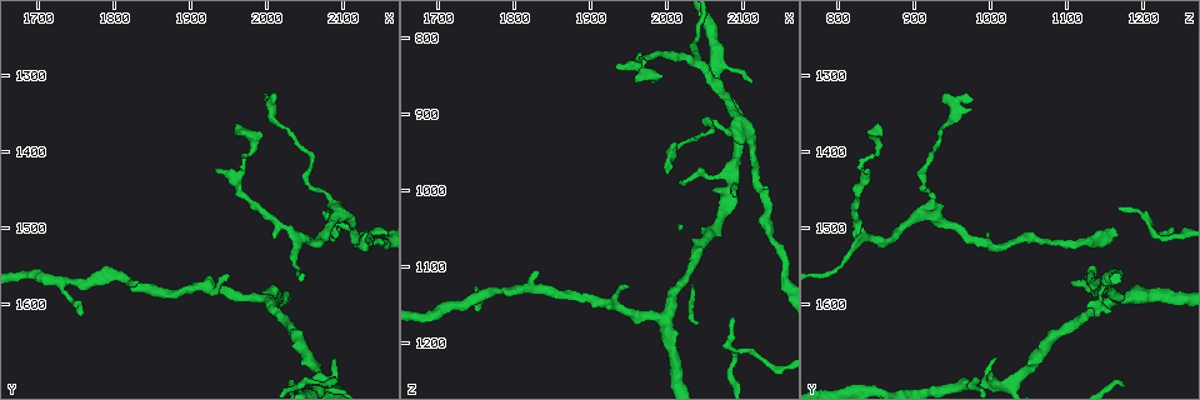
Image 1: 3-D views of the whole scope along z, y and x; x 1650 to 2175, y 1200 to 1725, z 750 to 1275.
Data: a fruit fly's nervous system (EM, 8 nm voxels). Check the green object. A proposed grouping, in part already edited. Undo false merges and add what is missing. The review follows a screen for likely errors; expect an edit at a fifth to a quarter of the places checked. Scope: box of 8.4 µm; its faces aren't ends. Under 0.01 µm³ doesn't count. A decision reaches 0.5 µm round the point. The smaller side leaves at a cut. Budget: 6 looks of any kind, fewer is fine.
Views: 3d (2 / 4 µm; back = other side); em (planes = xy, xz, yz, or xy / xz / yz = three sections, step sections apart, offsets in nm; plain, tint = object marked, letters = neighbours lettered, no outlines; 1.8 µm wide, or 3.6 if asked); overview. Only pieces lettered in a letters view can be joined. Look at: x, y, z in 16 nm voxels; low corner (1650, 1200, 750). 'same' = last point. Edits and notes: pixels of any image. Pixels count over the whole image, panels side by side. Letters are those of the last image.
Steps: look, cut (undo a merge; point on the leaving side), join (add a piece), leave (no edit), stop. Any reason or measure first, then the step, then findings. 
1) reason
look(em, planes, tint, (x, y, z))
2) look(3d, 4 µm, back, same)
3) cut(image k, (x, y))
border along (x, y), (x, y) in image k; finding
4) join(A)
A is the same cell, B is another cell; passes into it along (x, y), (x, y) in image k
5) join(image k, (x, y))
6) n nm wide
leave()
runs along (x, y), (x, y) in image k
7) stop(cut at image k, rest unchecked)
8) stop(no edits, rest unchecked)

narrows sharply
look(3d, 4 µm, (1975, 1400, 850))

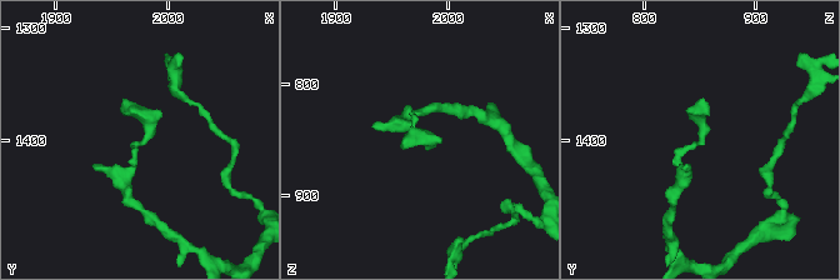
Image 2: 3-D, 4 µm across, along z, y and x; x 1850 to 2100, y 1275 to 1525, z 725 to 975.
now the EM
look(em, xz, step 4, tint, (1978, 1398, 852))

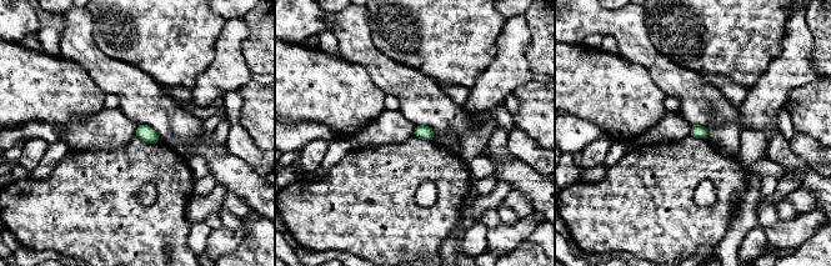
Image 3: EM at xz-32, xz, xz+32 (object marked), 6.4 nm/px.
look(em, planes, letters, same)

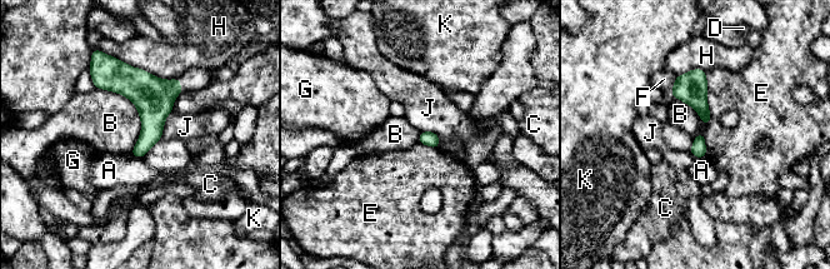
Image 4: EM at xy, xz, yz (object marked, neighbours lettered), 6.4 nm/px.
90 nm wide
leave()
A, B, C, D, E, F, G, H, J and K are other cells; border along (95, 86), (135, 106), (131, 153) in image 4; all the same neuron

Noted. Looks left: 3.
tapers out
look(3d, 2 µm, (2000, 1335, 975))

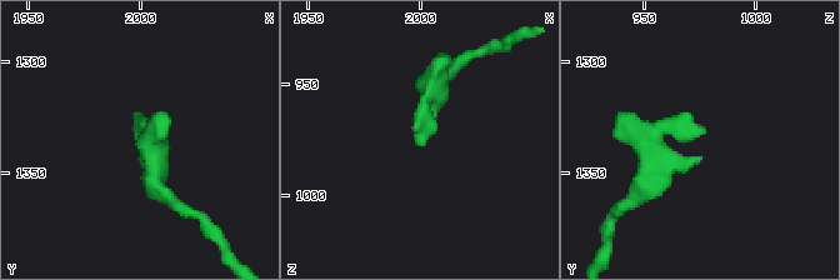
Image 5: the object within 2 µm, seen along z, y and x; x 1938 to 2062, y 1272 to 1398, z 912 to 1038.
need the tissue
look(em, xz, step 16, letters, (1999, 1333, 976))

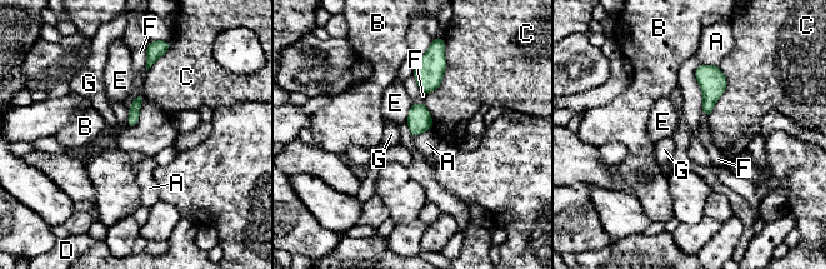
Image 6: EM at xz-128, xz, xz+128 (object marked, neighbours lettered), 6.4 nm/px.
look(em, planes, letters, same)

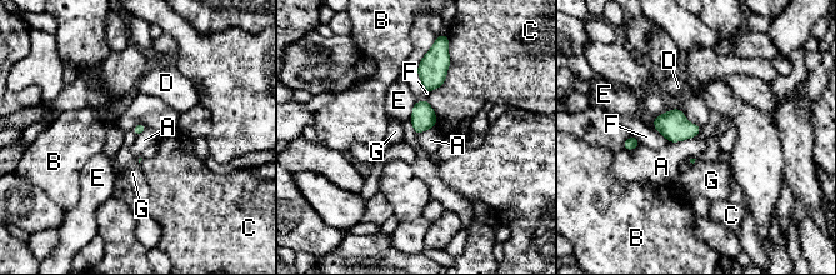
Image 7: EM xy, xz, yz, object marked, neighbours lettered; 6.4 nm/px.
leave()
A, B, C, D, E, F and G are other cells; border along (695, 135), (670, 143) in image 7; none of them fits

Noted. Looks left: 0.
stop(no edits, rest unchecked)

